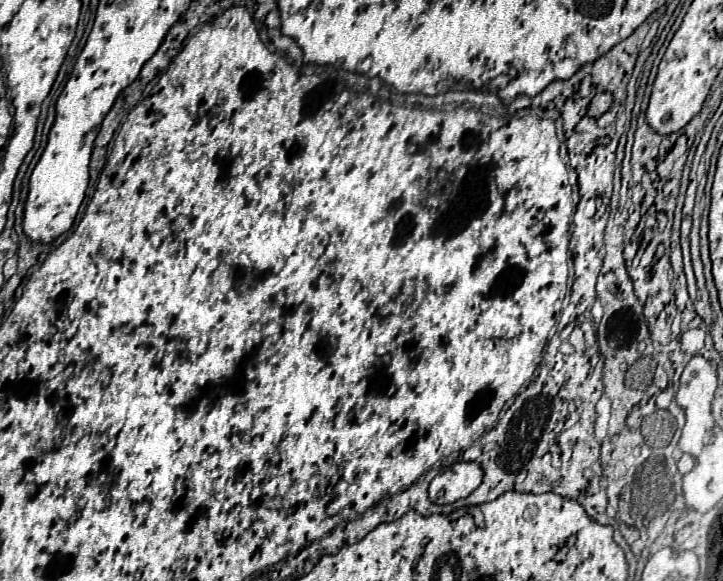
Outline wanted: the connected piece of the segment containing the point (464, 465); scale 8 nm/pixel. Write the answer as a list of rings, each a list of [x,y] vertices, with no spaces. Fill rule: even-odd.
[[[457,462],[439,472],[429,484],[429,500],[435,504],[451,504],[467,498],[483,480],[481,466],[477,462]],[[445,490],[445,498],[437,498],[437,492]]]

